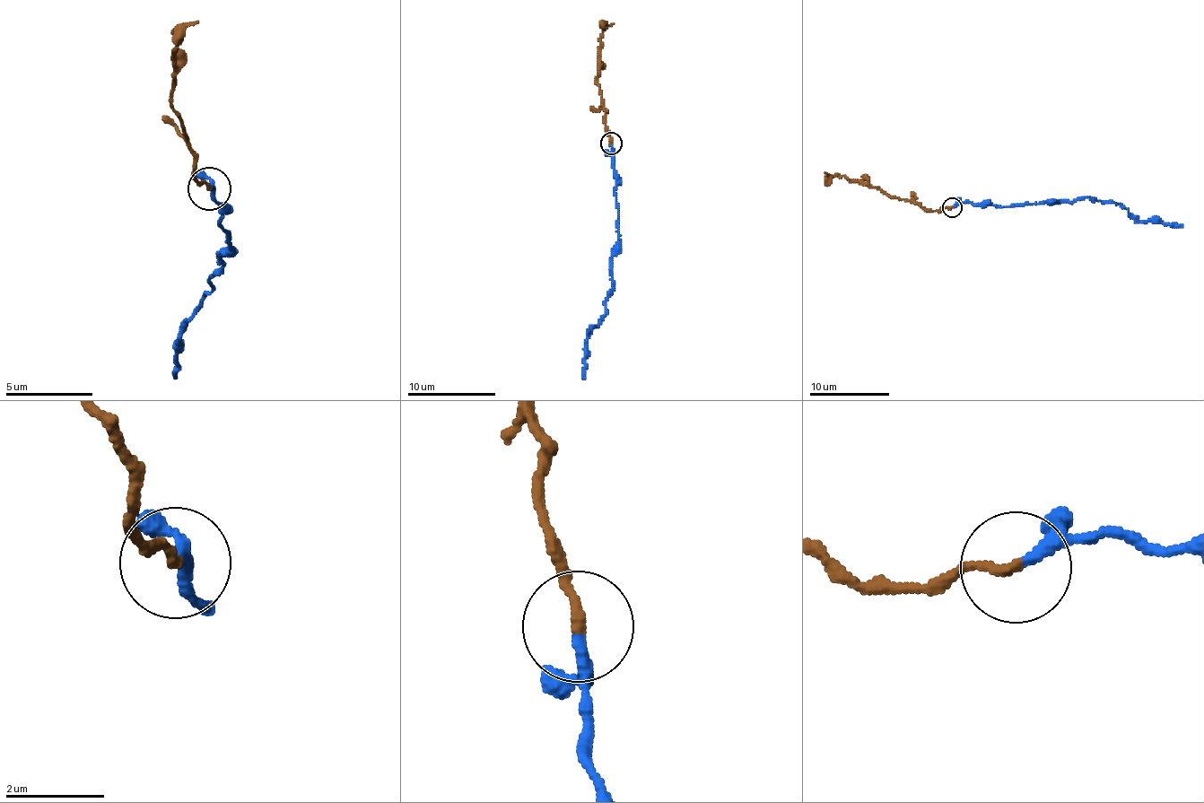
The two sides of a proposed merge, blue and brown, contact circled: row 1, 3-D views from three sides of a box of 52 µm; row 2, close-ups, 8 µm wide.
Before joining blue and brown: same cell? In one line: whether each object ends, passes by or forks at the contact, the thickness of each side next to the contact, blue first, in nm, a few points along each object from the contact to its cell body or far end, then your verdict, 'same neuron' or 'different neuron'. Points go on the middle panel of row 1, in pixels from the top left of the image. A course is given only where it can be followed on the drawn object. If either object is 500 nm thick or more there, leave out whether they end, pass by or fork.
blue passes by; brown ends; calibres 180 and 180 nm; course blue (612, 144), (618, 240), (612, 257), (612, 294), (606, 301), (603, 320), (587, 336), (587, 357), (582, 378); course brown (612, 144), (601, 105), (597, 63), (600, 34), (614, 23); same neuron

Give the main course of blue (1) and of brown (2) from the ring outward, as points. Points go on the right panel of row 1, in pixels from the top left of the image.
1: (952, 206), (972, 203), (998, 207), (1094, 197), (1102, 203), (1120, 203), (1140, 221), (1160, 221), (1182, 227)
2: (952, 206), (924, 211), (912, 203), (891, 198), (865, 184), (824, 172)

